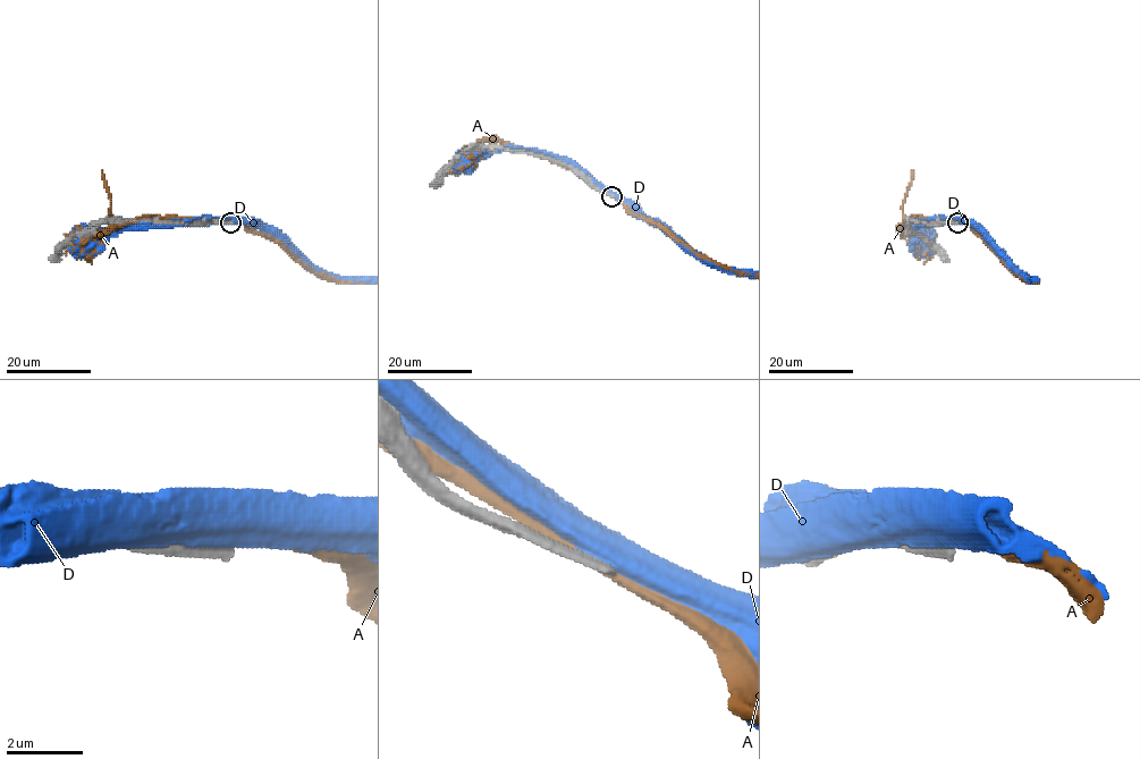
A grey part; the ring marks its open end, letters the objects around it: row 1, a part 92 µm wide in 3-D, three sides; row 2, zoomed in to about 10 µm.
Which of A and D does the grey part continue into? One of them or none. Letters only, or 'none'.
none

